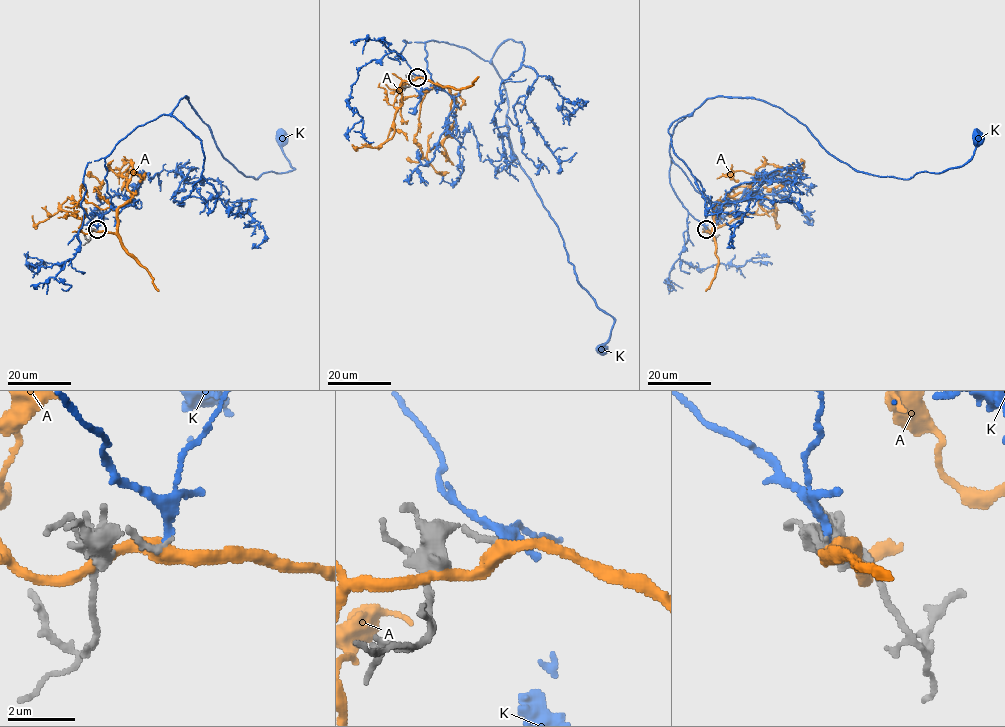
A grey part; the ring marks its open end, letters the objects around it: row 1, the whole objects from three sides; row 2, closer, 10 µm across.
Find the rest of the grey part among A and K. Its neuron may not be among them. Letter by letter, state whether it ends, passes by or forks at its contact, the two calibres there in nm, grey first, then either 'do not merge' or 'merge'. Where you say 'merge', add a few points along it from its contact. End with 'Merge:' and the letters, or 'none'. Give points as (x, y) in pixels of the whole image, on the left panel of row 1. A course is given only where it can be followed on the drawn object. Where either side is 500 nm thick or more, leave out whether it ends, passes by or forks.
A: it passes by; 190 nm thick on the grey side, 440 nm on the other; do not merge
K: it ends there; 170 nm thick on the grey side, 220 nm on the other; merge; it runs (97, 230), (81, 204), (88, 162), (105, 158), (185, 96), (245, 177), (294, 169), (284, 138)
Merge: K

